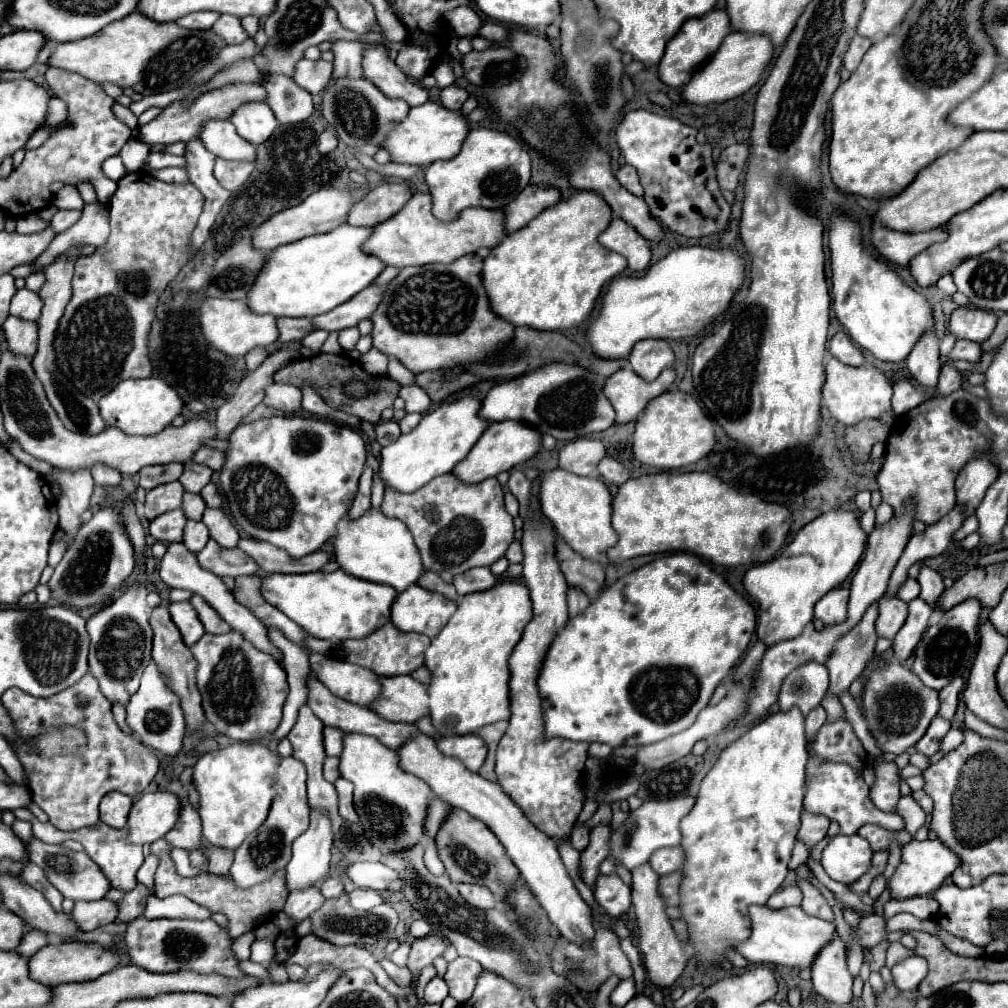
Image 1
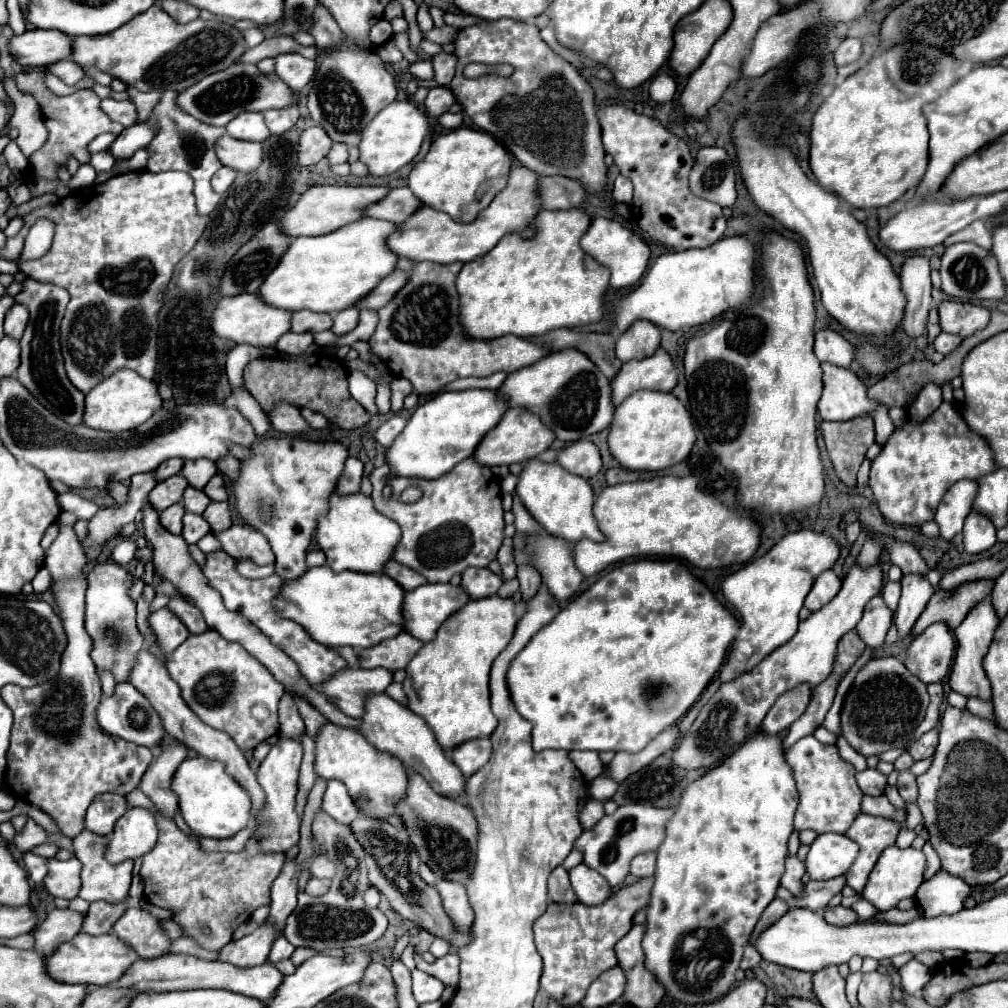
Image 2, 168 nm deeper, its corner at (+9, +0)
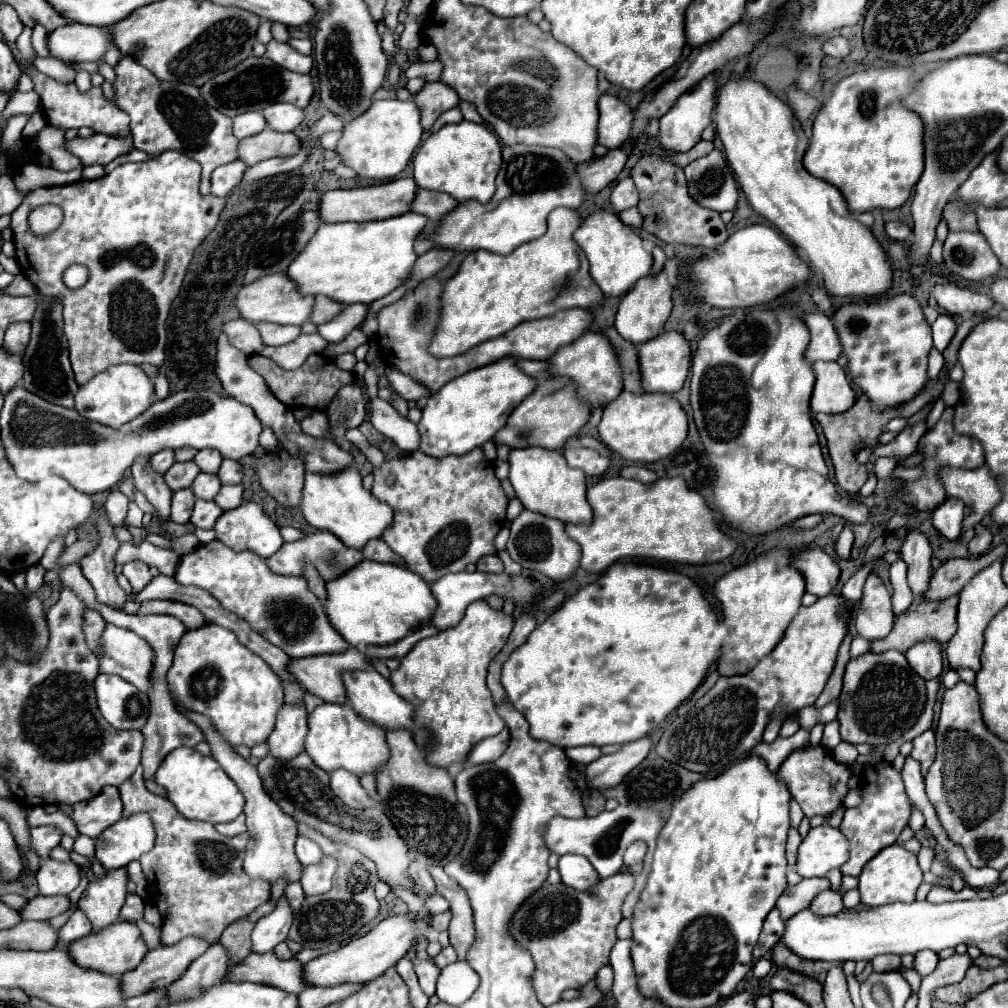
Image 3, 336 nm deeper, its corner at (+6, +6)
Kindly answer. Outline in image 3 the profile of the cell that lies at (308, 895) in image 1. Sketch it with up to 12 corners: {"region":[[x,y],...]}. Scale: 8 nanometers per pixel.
{"region":[[217,942],[167,988],[171,1000],[217,984],[229,954]]}

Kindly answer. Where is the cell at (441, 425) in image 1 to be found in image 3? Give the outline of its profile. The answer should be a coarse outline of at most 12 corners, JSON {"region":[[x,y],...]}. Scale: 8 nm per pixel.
{"region":[[513,358],[447,382],[417,424],[419,450],[465,456],[535,390]]}

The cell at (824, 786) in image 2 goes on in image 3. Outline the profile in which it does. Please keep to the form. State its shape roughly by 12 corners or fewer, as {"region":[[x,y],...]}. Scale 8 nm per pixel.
{"region":[[821,744],[777,770],[807,818],[829,820],[851,772]]}

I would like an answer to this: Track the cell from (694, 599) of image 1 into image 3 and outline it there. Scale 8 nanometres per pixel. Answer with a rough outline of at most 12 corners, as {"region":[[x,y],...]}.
{"region":[[621,562],[503,664],[535,740],[647,736],[729,630]]}

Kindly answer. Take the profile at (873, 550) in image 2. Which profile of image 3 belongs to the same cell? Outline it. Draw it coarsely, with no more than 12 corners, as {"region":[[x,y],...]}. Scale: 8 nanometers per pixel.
{"region":[[869,574],[855,610],[857,634],[885,638],[893,628],[891,596]]}

